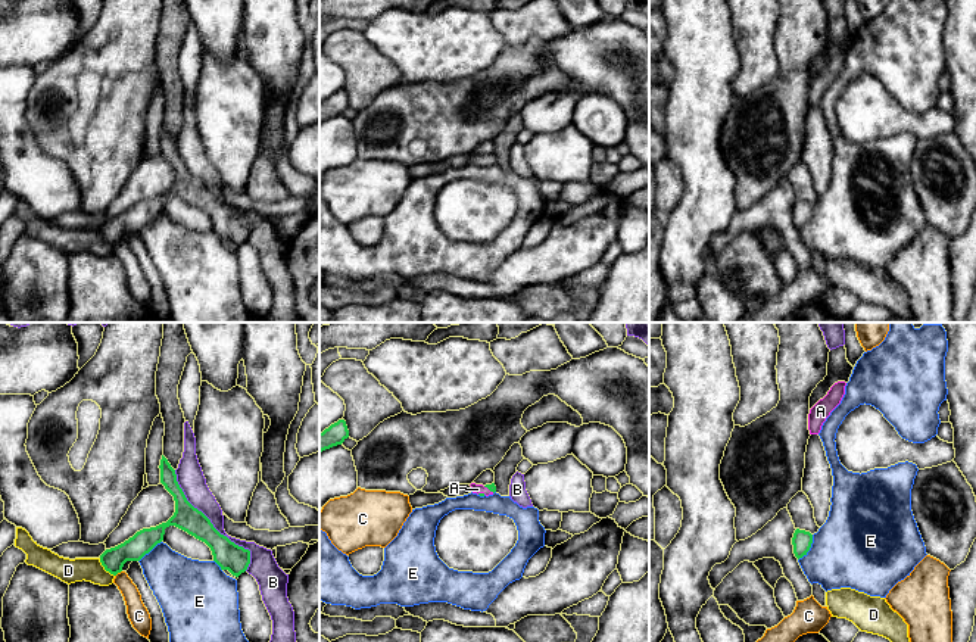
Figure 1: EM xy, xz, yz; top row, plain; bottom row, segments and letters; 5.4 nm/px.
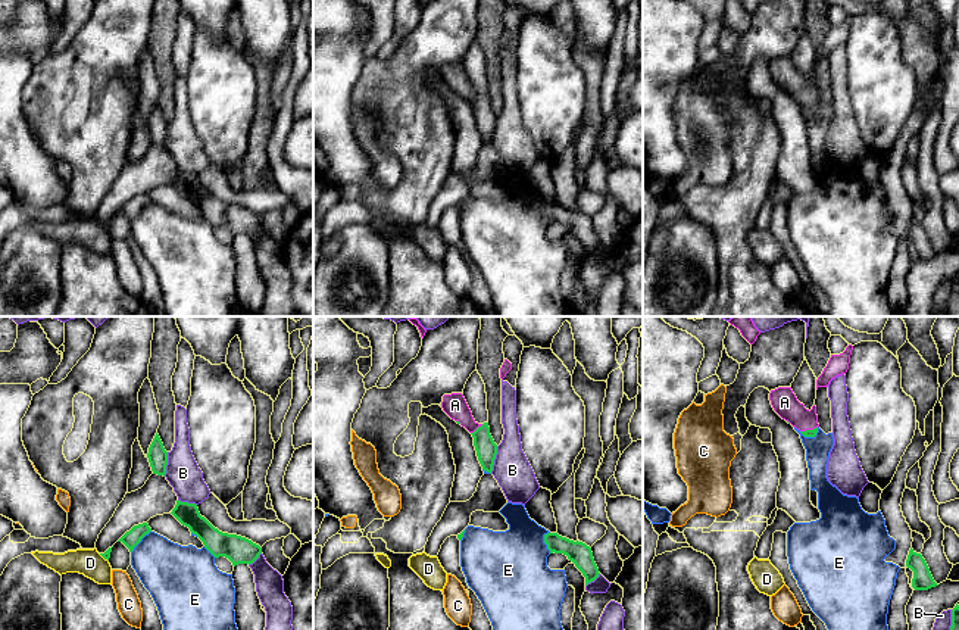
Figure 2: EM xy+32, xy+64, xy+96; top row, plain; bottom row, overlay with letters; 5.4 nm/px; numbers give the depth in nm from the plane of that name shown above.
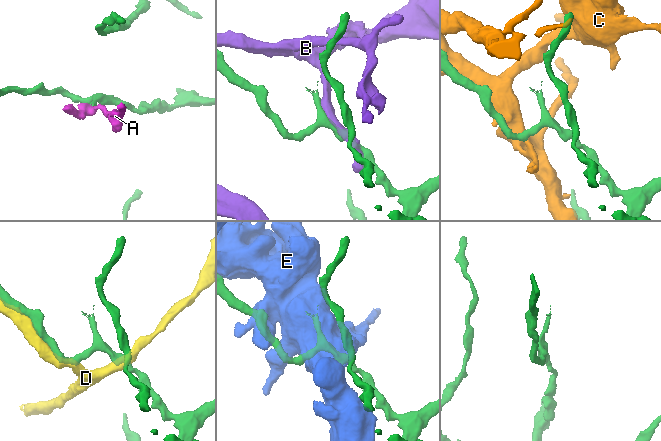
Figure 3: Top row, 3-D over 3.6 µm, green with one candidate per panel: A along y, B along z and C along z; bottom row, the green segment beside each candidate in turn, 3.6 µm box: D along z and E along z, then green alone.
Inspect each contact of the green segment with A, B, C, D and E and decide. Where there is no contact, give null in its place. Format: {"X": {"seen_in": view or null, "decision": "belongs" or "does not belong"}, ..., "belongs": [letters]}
{"A": {"seen_in": "xz", "decision": "belongs"}, "B": {"seen_in": "xy", "decision": "does not belong"}, "C": {"seen_in": "xy", "decision": "does not belong"}, "D": {"seen_in": "xy", "decision": "does not belong"}, "E": {"seen_in": "yz", "decision": "does not belong"}, "belongs": ["A"]}

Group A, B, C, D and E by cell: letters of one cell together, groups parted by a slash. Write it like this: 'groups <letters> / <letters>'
groups A / B / C / D / E

